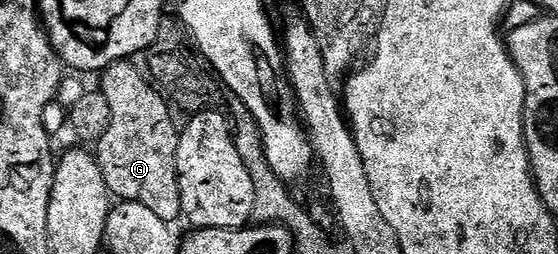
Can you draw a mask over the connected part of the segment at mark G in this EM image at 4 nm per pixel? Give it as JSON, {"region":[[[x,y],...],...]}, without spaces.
{"region":[[[131,62],[110,64],[101,73],[101,91],[105,102],[109,102],[111,121],[109,130],[105,130],[105,138],[101,138],[97,145],[97,159],[107,191],[116,201],[141,203],[146,209],[153,210],[158,218],[173,222],[183,216],[175,165],[180,129],[171,121],[172,109],[168,101],[133,65]]]}

